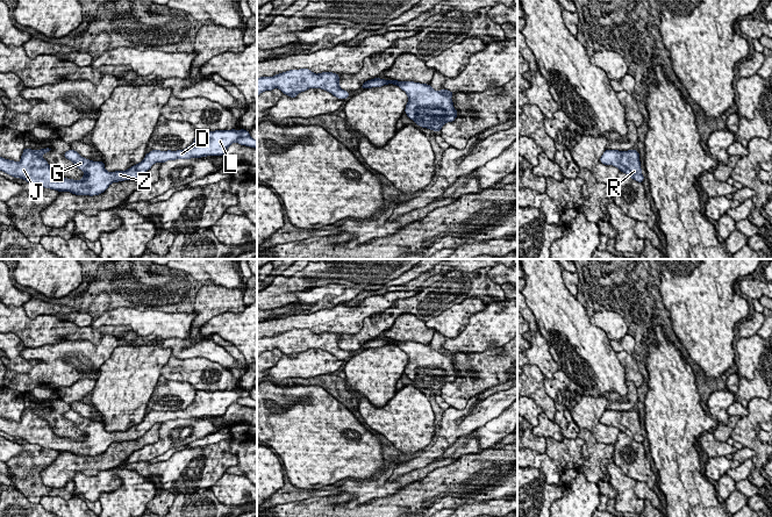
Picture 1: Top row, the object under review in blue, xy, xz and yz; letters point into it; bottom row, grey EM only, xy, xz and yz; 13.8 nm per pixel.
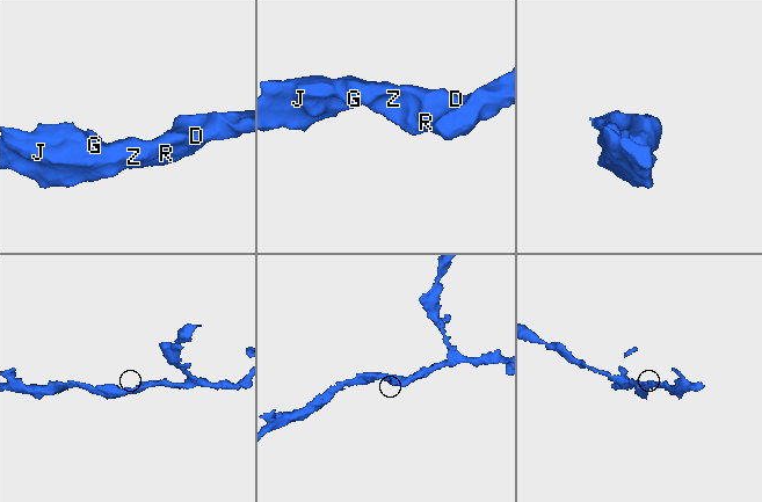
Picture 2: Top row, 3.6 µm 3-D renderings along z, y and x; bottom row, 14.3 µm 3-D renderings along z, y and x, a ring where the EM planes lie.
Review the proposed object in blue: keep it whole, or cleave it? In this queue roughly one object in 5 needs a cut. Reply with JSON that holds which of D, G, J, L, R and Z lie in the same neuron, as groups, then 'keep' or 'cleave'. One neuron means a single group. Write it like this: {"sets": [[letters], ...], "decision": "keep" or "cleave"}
{"sets": [["D", "G", "J", "L", "R", "Z"]], "decision": "keep"}

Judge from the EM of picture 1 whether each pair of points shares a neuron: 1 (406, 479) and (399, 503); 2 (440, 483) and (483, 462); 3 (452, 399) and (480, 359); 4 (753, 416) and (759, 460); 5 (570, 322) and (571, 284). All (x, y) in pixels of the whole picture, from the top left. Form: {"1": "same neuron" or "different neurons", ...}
{"1": "different neurons", "2": "same neuron", "3": "same neuron", "4": "same neuron", "5": "different neurons"}

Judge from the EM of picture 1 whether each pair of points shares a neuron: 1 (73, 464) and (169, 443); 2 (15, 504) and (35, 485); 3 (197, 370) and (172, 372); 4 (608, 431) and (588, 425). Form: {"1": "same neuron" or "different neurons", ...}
{"1": "different neurons", "2": "different neurons", "3": "same neuron", "4": "same neuron"}

